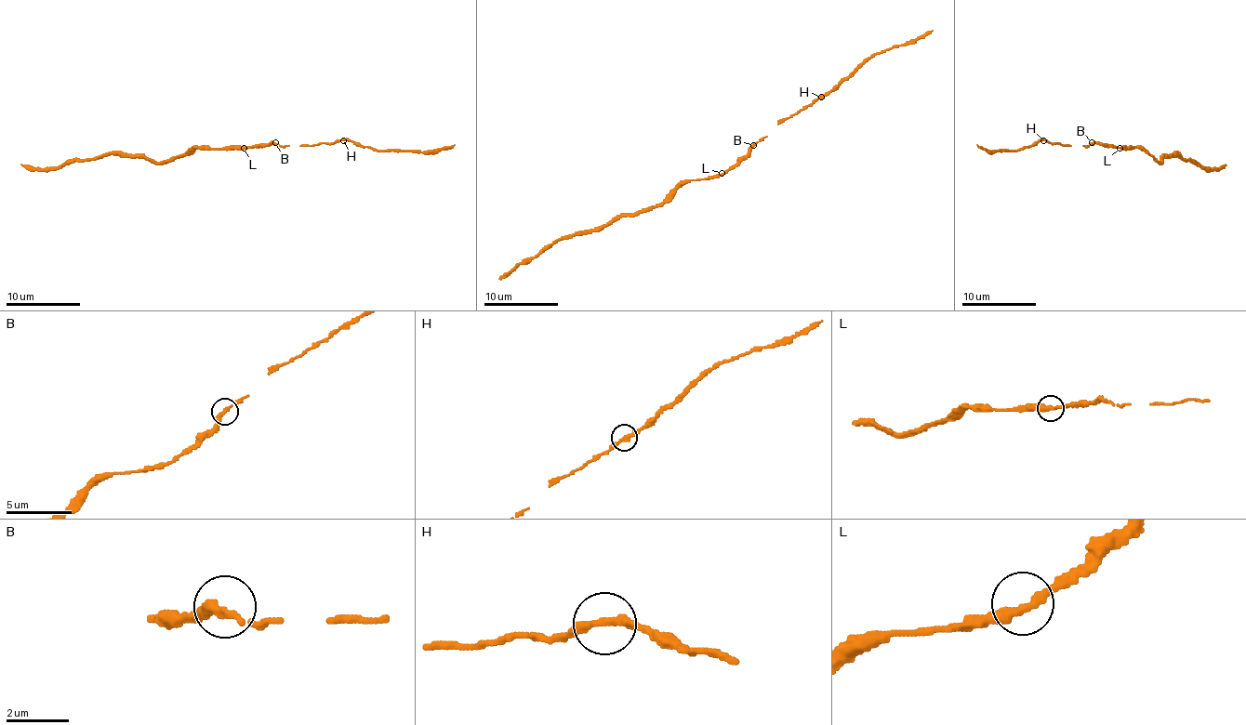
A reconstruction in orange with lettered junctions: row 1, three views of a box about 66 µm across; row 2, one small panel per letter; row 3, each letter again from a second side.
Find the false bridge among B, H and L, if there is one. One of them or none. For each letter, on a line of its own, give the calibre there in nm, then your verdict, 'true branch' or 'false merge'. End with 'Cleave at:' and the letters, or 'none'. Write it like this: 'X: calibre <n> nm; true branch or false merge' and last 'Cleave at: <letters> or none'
B: calibre 300 nm; true branch
H: calibre 320 nm; true branch
L: calibre 340 nm; true branch
Cleave at: none

